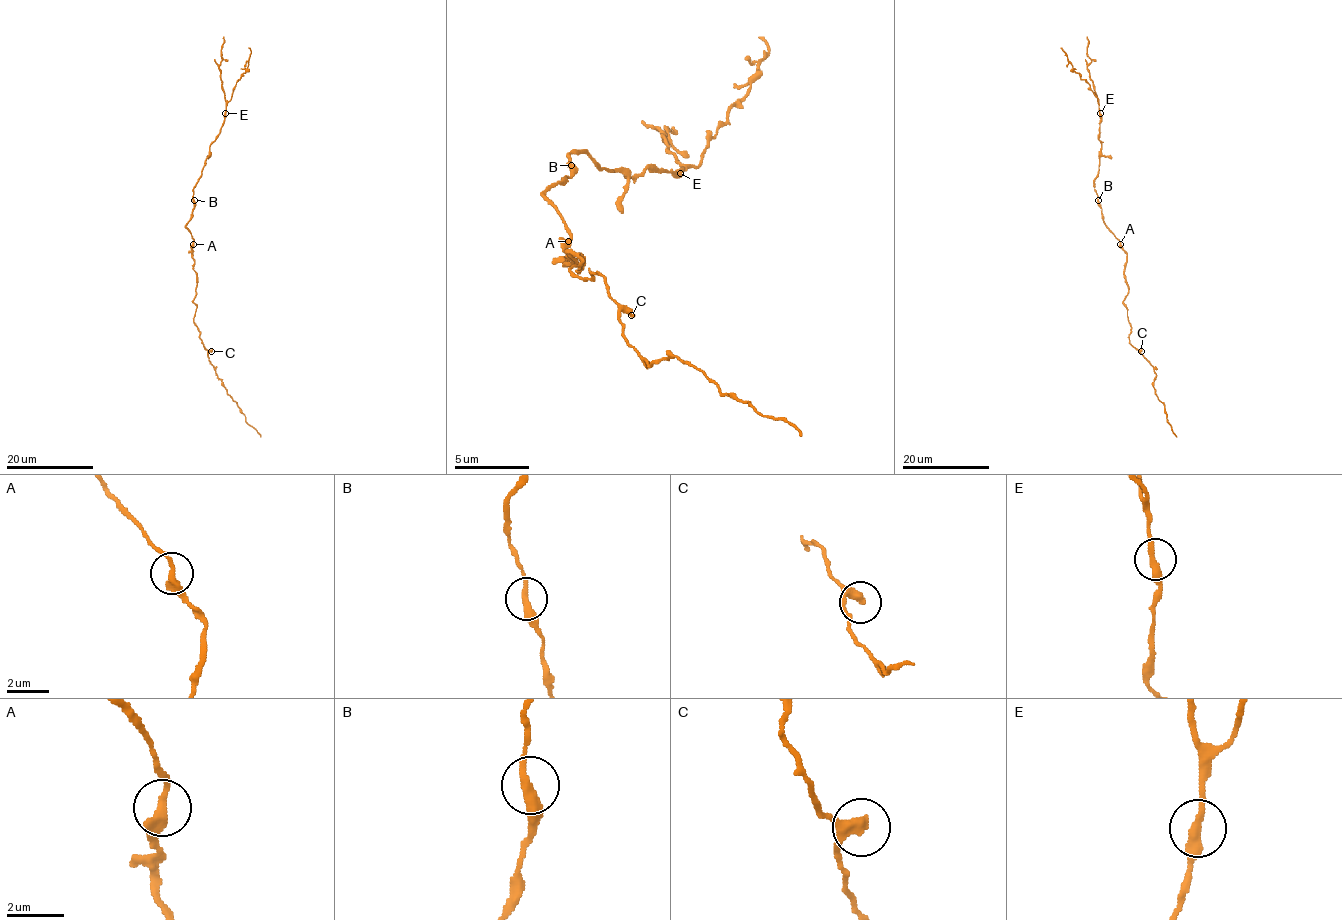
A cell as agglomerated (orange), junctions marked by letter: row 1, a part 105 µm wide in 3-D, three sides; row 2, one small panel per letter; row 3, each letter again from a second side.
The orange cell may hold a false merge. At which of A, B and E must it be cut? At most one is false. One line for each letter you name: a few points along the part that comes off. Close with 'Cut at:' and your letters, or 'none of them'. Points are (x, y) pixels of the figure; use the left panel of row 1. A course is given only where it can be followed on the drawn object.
Cut at: none of them

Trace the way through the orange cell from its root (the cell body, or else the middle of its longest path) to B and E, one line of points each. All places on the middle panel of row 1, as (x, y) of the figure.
B: (567, 244), (571, 233), (560, 210), (545, 195), (571, 173), (571, 165)
E: (567, 244), (571, 233), (545, 195), (571, 173), (571, 154), (627, 176), (680, 173)

